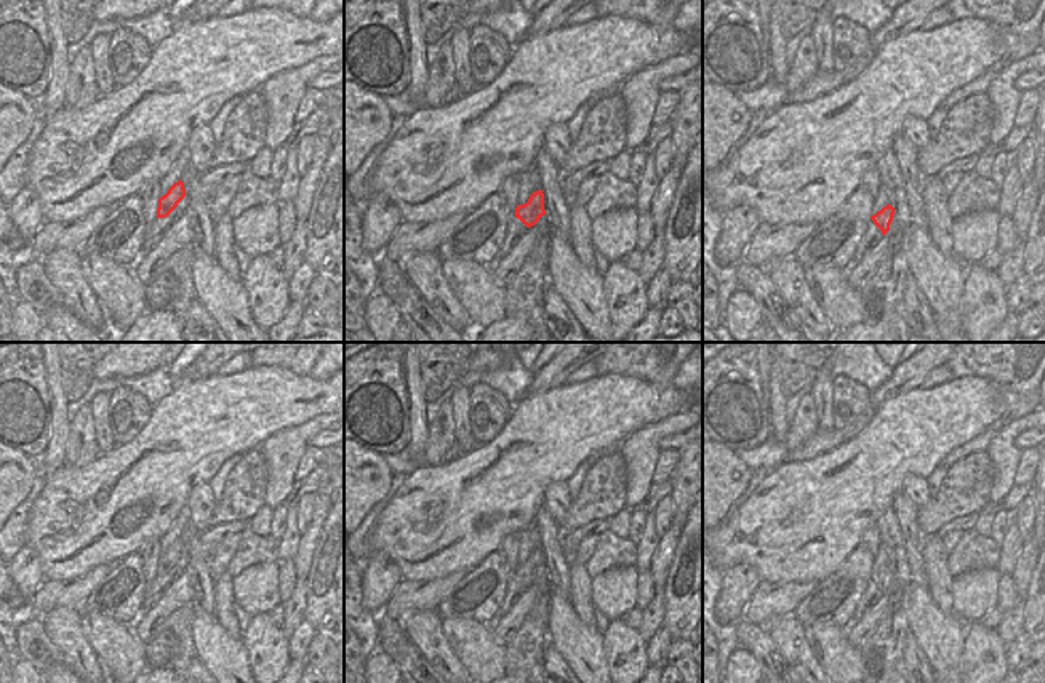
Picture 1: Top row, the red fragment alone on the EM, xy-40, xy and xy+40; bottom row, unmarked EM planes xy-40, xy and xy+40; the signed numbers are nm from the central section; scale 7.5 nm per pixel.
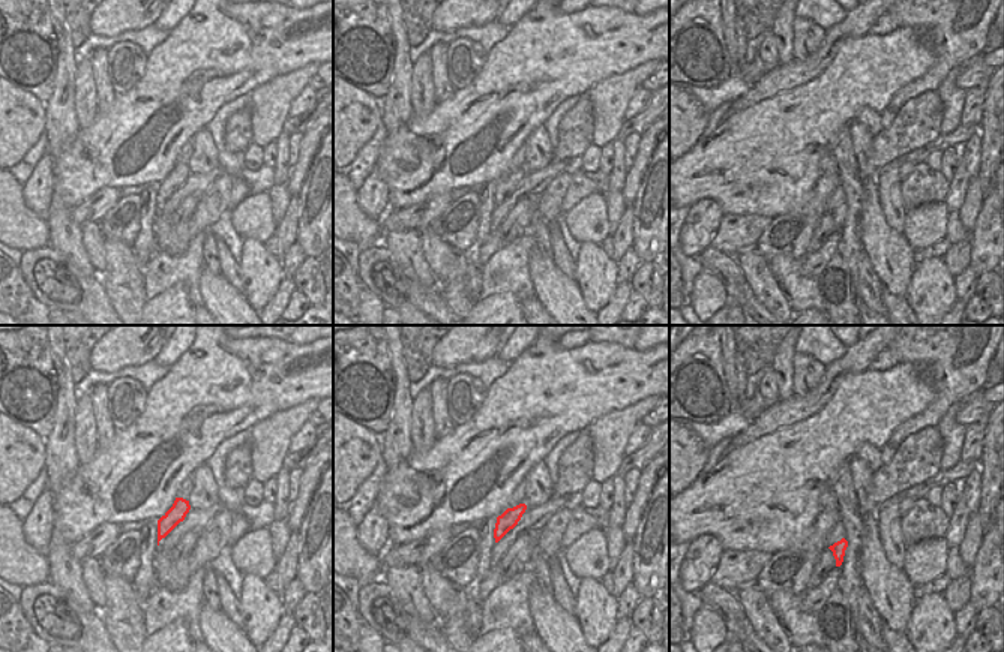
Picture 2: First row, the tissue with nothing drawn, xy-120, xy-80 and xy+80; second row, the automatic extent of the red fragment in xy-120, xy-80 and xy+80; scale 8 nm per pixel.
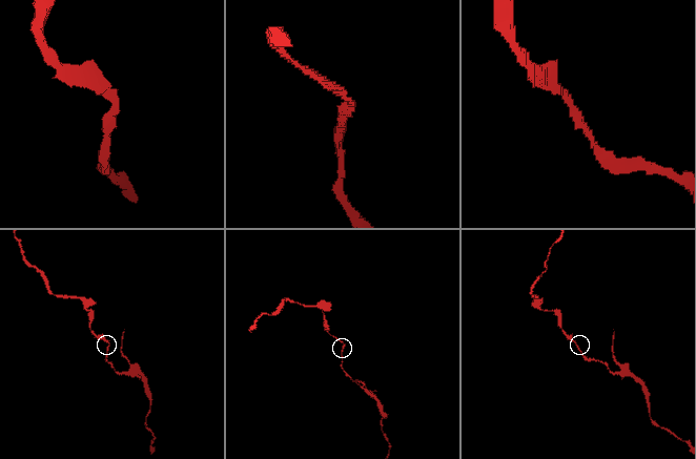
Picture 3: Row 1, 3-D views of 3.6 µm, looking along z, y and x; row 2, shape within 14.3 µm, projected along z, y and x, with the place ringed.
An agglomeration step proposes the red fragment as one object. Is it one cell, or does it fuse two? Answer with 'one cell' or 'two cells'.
one cell

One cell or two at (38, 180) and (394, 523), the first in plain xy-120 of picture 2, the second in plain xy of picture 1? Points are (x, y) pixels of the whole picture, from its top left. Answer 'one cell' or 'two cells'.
two cells

